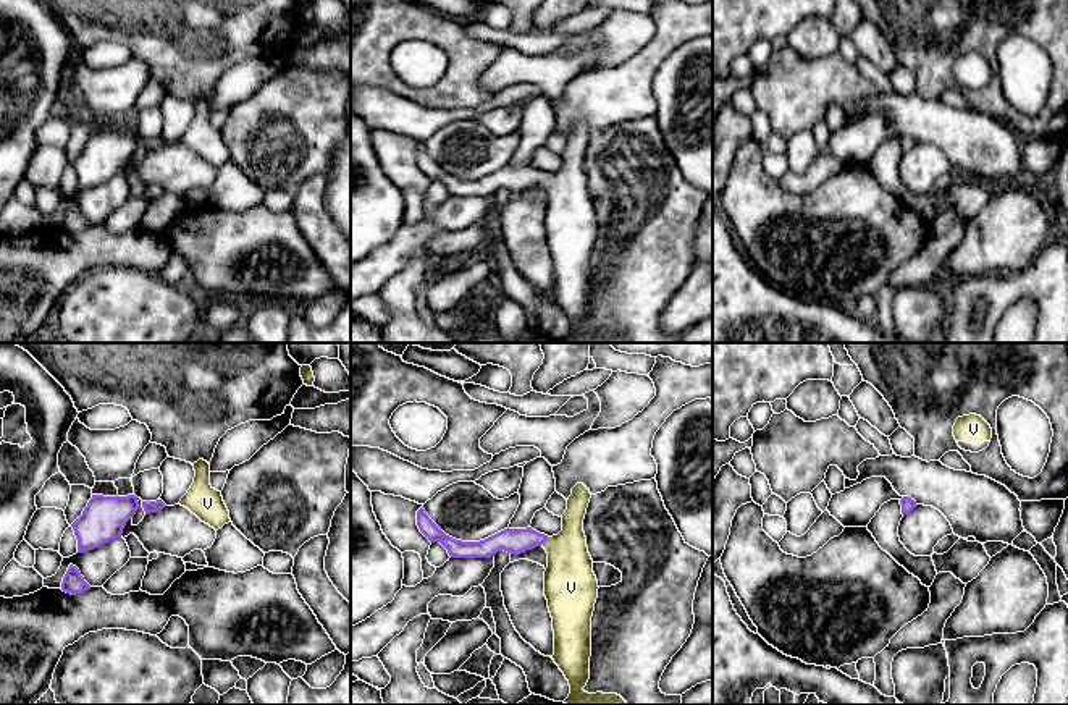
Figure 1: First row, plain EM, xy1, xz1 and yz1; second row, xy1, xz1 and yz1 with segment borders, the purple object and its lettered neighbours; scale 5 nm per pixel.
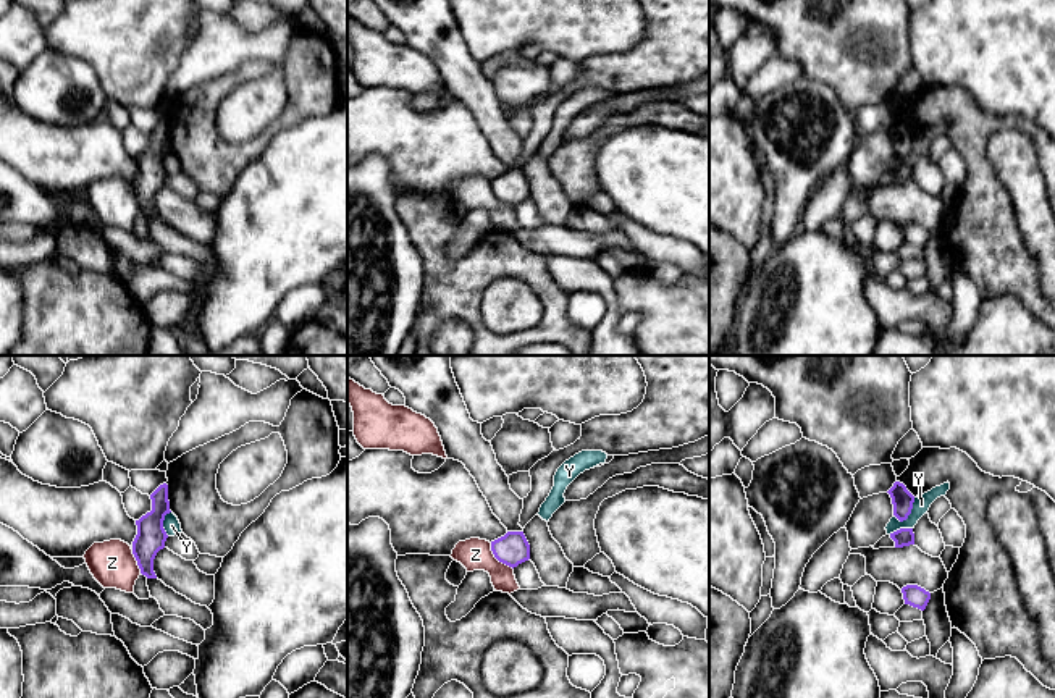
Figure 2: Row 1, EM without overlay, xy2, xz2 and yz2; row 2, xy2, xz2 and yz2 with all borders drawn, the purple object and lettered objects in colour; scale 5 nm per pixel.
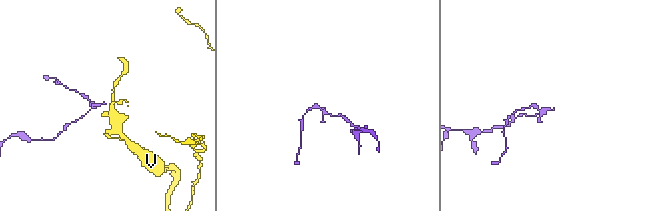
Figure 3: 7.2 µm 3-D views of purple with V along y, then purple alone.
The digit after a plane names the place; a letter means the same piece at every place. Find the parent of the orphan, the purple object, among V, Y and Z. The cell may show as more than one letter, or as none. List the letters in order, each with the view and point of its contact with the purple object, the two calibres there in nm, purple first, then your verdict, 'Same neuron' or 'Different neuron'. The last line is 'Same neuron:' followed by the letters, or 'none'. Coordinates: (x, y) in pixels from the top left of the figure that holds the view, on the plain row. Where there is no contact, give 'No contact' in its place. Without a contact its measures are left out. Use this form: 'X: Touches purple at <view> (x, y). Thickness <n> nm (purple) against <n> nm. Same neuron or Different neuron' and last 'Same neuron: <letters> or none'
V: Touches purple at xz1 (545, 178). Thickness 130 nm (purple) against 260 nm. Same neuron
Y: Touches purple at yz2 (910, 149). Thickness 110 nm (purple) against 90 nm. Different neuron
Z: Touches purple at xz2 (498, 197). Thickness 160 nm (purple) against 160 nm. Different neuron
Same neuron: V

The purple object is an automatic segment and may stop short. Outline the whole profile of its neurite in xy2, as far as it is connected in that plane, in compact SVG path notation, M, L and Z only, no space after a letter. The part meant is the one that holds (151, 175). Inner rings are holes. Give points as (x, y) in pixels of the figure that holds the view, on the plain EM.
M160 123L152 132L152 149L136 158L137 173L132 179L132 192L137 199L141 212L147 217L157 217L153 210L153 197L165 186L168 176L163 158L170 152L168 123Z

